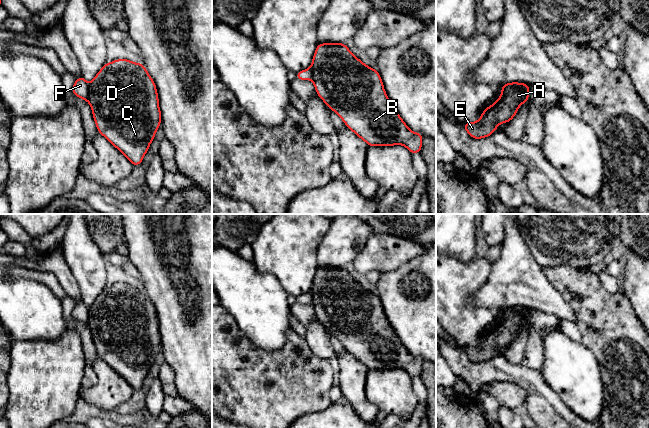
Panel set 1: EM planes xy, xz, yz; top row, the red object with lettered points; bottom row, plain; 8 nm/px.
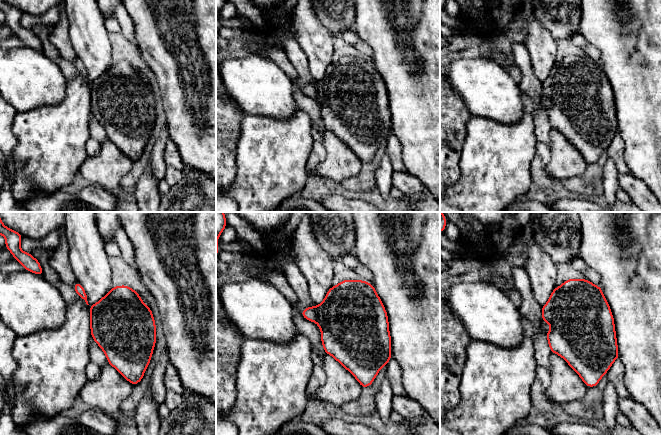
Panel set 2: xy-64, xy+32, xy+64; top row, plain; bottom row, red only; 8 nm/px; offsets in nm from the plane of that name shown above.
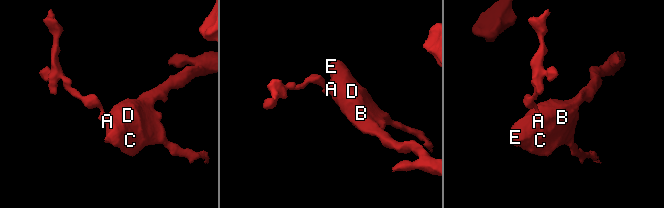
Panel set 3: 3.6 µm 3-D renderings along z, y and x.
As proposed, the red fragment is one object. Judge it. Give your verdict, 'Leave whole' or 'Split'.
Split

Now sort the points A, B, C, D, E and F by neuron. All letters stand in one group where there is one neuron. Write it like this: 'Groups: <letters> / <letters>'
Groups: A B C D E / F

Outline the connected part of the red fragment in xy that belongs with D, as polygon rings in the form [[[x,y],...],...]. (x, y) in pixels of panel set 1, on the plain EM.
[[[128,283],[105,287],[89,307],[87,326],[99,358],[107,362],[134,390],[140,389],[162,348],[157,312],[145,290]]]

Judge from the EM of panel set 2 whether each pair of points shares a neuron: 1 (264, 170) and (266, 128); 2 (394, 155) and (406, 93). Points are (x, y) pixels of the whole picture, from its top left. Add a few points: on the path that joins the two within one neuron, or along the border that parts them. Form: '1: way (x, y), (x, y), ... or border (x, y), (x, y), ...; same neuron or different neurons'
1: way (266, 160), (266, 138); same neuron
2: border (392, 133), (401, 146), (401, 159), (403, 162); different neurons

